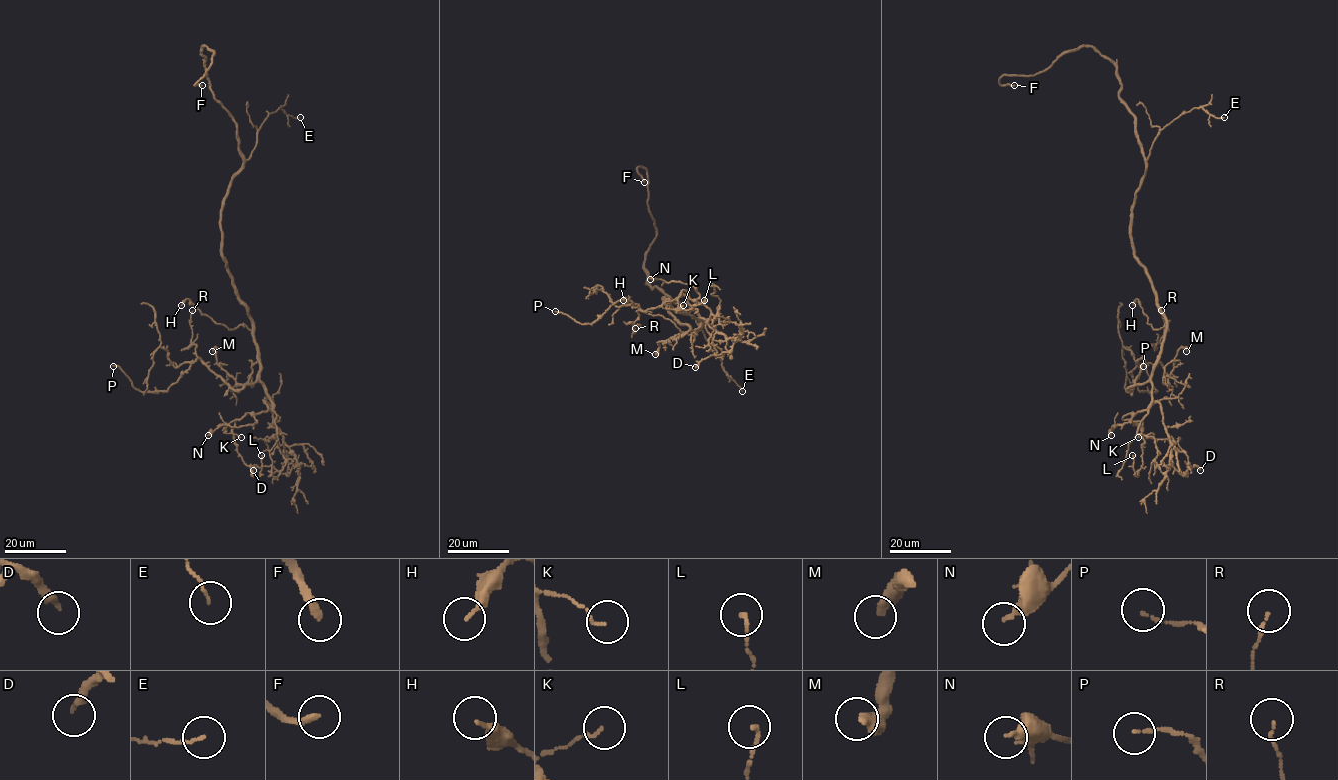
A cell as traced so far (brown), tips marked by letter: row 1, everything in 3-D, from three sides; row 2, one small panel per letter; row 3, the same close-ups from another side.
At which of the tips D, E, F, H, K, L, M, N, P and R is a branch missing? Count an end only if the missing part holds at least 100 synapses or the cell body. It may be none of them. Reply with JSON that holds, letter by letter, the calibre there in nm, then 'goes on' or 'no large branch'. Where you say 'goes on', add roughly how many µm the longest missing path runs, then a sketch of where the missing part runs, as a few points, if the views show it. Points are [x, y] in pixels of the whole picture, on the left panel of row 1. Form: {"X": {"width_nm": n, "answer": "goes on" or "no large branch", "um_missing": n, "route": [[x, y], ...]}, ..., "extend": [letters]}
{"D": {"width_nm": 260, "answer": "no large branch"}, "E": {"width_nm": 90, "answer": "no large branch"}, "F": {"width_nm": 240, "answer": "goes on", "um_missing": 140}, "H": {"width_nm": 190, "answer": "no large branch"}, "K": {"width_nm": 80, "answer": "no large branch"}, "L": {"width_nm": 140, "answer": "no large branch"}, "M": {"width_nm": 380, "answer": "no large branch"}, "N": {"width_nm": 280, "answer": "no large branch"}, "P": {"width_nm": 110, "answer": "no large branch"}, "R": {"width_nm": 100, "answer": "no large branch"}, "extend": ["F"]}

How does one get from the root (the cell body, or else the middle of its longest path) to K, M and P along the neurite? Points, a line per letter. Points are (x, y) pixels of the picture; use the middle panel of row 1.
K: (664, 301), (674, 317), (695, 334), (702, 318), (715, 318), (682, 290), (675, 309), (683, 305)
M: (664, 301), (680, 323), (686, 324), (695, 334), (700, 328), (659, 341), (659, 351), (655, 354)
P: (664, 301), (680, 323), (700, 328), (684, 295), (643, 311), (619, 300), (590, 324), (555, 311)

